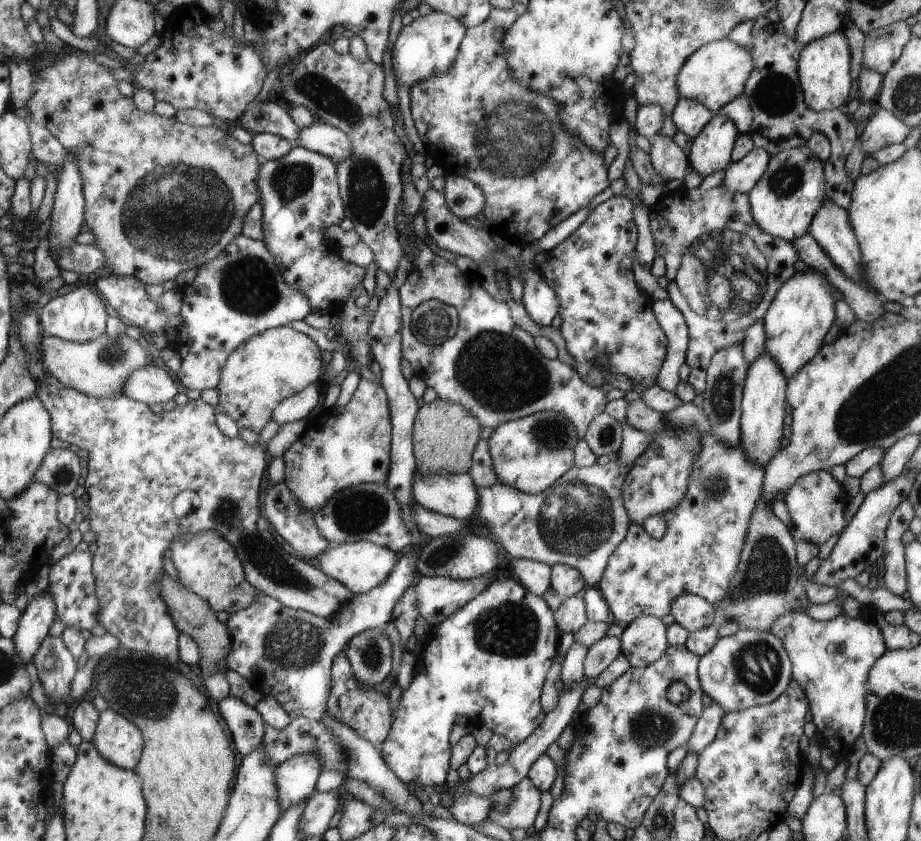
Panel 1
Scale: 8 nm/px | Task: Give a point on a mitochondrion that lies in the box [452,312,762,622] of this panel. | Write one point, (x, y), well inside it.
(576, 518)

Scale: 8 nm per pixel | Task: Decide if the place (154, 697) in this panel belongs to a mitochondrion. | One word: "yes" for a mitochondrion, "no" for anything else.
yes

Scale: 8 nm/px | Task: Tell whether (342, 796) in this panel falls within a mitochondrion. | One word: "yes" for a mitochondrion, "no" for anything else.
no

